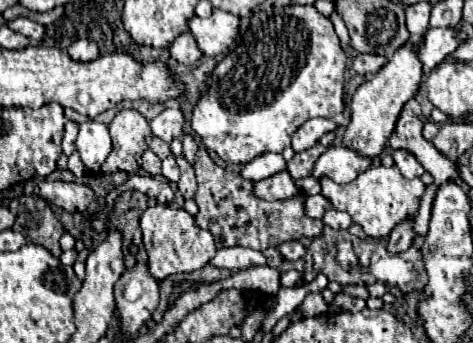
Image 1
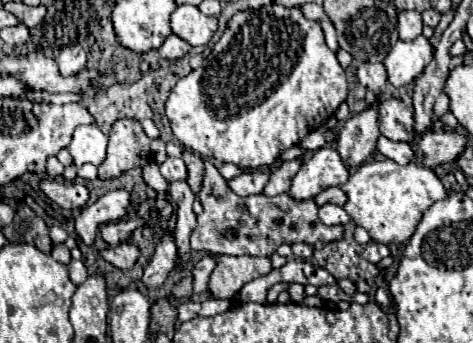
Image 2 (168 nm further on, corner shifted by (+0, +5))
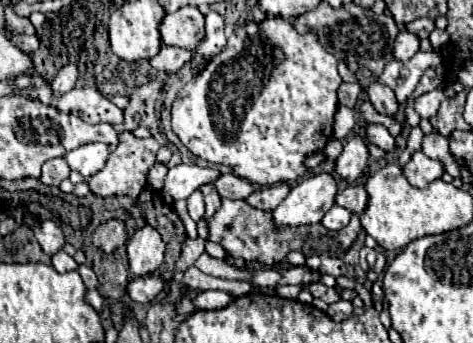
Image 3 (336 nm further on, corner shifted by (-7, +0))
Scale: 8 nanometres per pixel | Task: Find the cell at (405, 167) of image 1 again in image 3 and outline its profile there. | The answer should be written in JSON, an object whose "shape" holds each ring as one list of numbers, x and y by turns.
{"shape":[[367,125,367,139,369,143,381,147,385,153,391,153,397,149,395,137,383,125]]}

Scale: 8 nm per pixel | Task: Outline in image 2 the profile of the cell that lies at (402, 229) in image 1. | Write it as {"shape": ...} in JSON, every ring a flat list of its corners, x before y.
{"shape":[[368,242,366,244,366,248,364,248,364,258,368,260,368,262,380,262,382,258,386,258,390,254,390,250,388,250,388,246,384,246,384,244,376,244,376,242]]}

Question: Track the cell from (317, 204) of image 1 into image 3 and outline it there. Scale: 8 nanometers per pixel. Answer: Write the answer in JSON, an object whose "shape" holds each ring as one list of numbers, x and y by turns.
{"shape":[[361,183,359,185,349,185,349,187,345,187,343,191,337,193,335,203,345,207,347,211,359,215,367,205,367,191,365,191,365,187]]}

